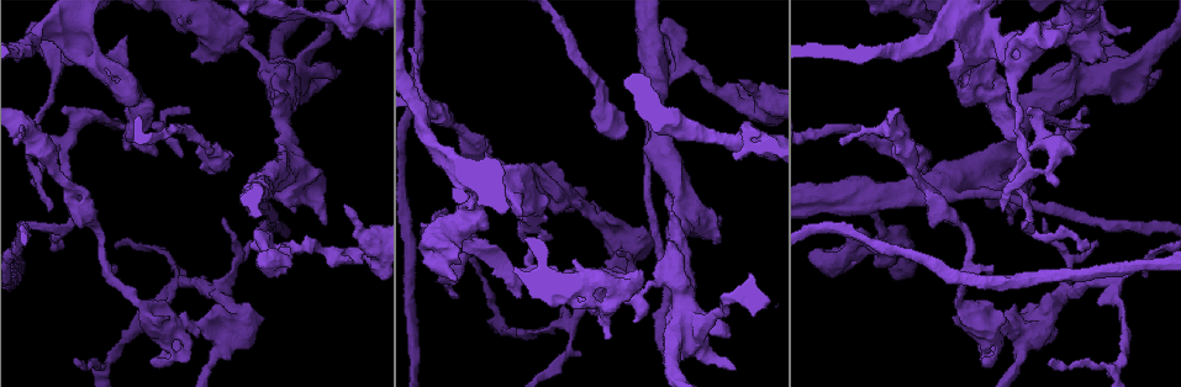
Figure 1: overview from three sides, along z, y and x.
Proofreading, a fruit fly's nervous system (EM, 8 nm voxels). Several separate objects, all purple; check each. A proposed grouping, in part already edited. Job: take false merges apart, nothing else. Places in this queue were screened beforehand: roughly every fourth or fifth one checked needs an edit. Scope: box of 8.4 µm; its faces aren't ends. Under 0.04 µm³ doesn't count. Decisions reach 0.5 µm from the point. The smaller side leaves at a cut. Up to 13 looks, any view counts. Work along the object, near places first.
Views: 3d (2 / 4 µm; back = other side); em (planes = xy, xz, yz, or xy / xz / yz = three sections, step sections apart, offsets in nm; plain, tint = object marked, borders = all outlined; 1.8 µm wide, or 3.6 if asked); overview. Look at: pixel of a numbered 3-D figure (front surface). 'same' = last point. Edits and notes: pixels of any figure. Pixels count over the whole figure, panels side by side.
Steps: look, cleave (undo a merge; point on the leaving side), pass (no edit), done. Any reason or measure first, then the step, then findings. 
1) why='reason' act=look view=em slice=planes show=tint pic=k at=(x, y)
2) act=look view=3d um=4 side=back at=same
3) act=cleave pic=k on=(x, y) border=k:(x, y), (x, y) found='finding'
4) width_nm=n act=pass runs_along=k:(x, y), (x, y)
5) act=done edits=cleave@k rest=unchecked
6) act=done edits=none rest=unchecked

why='thin arm on a thick one' act=look view=em slice=xz step=4 show=tint pic=1 at=(682, 285)

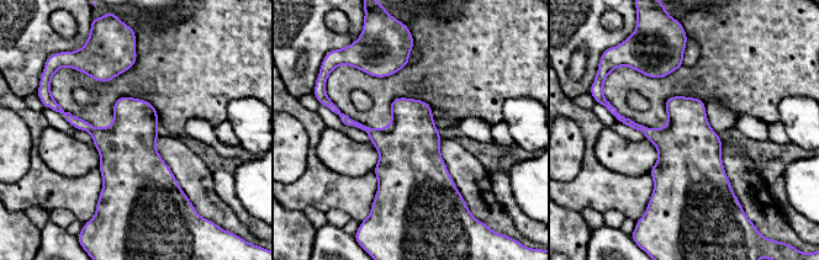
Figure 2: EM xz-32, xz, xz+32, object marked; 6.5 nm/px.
act=look view=em slice=yz step=16 show=tint at=same

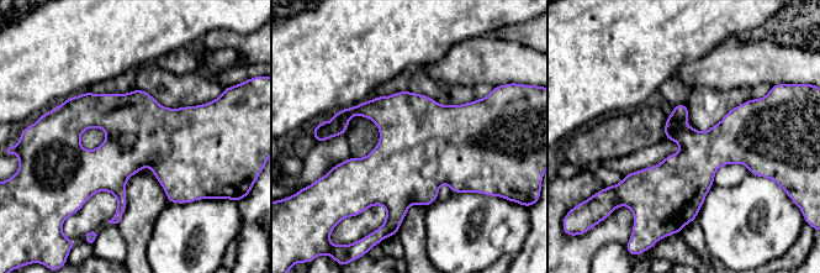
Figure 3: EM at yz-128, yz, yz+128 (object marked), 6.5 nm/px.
act=pass found='all the same neuron'

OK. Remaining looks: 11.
why='a fork' act=look view=3d um=4 pic=1 at=(690, 219)

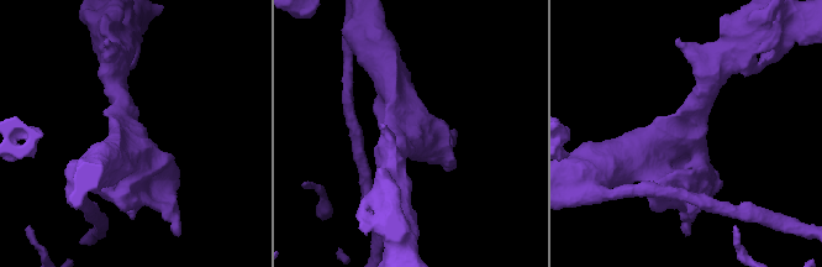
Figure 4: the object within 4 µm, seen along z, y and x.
why='need the tissue' act=look view=em slice=planes show=tint pic=4 at=(133, 134)

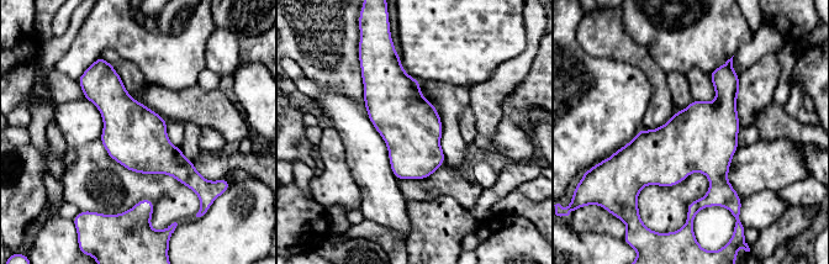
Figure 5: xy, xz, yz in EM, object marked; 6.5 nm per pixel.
width_nm=400 act=pass found='continuous, no second neuron'

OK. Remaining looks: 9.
why='arms part here' act=look view=3d um=4 side=back pic=1 at=(891, 242)

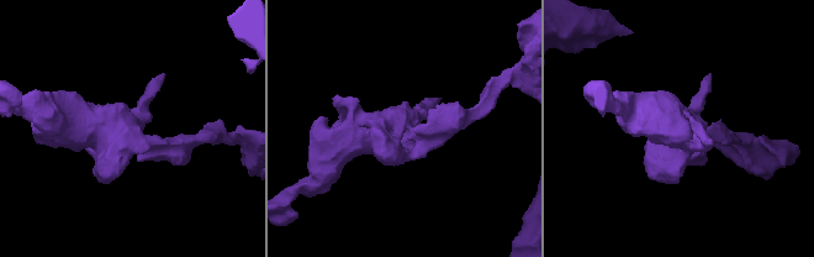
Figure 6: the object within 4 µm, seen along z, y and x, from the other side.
why='shape alone is not enough' act=look view=em slice=planes show=plain pic=6 at=(409, 125)

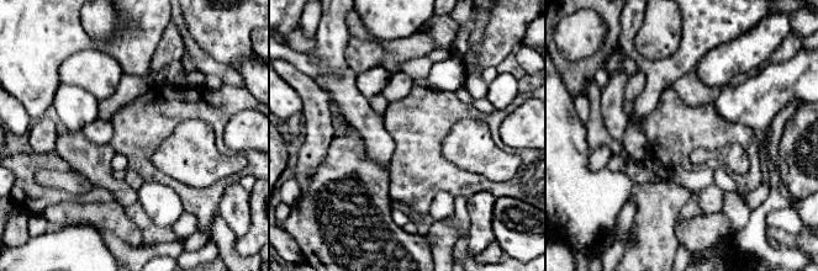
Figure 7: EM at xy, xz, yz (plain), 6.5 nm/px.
act=look view=em slice=planes show=tint at=same

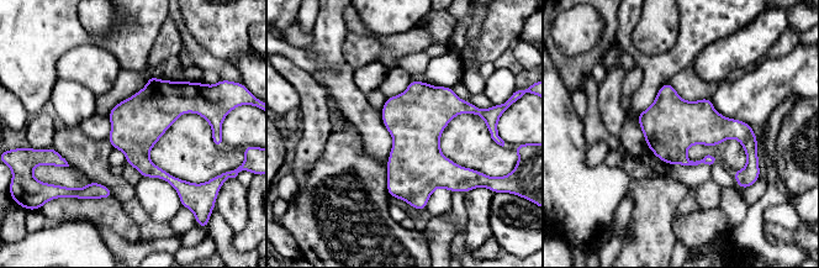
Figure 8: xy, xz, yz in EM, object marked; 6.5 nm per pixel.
act=pass found='all the same neuron'

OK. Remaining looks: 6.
why='sharp bend' act=look view=em slice=xy step=16 show=tint pic=1 at=(287, 248)

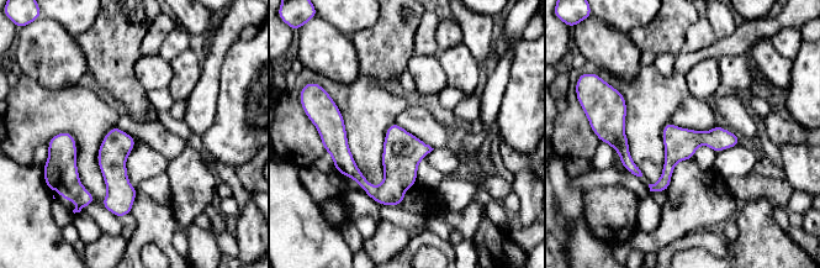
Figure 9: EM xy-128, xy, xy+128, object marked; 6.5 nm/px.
act=look view=em slice=yz step=16 show=borders at=same

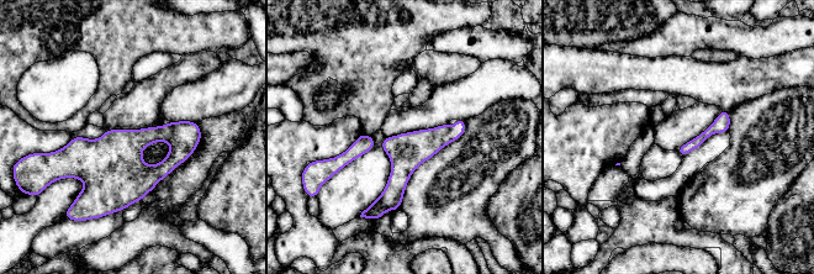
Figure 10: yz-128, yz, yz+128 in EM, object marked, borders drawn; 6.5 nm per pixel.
act=pass runs_along=10:(461, 122), (401, 170), (379, 206) found='all the same neuron'

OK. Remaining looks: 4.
why='touches itself' act=look view=em slice=planes show=tint pic=1 at=(1016, 71)

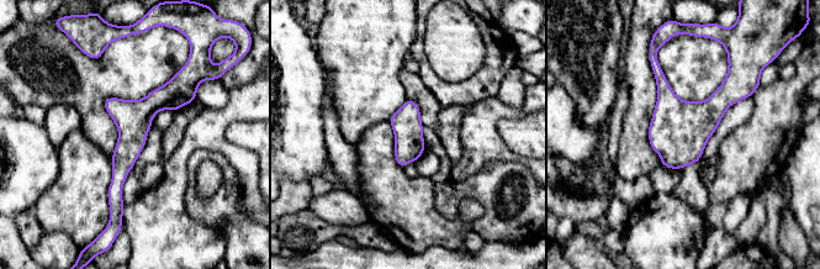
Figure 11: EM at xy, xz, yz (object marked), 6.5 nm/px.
width_nm=190 act=pass runs_along=11:(176, 78), (133, 125), (118, 209) found='continuous, no second neuron'

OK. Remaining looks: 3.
act=done edits=none rest=unchecked

